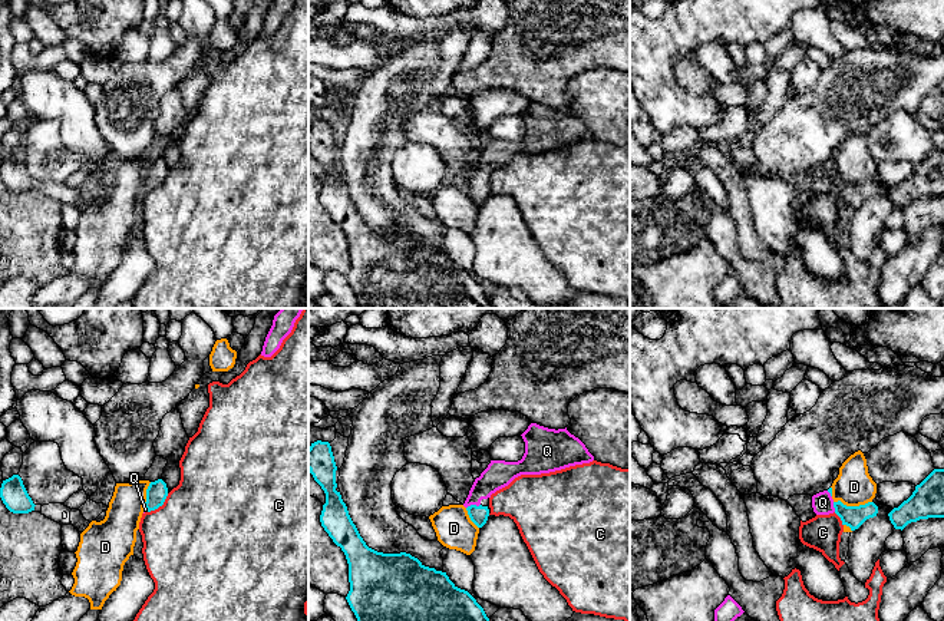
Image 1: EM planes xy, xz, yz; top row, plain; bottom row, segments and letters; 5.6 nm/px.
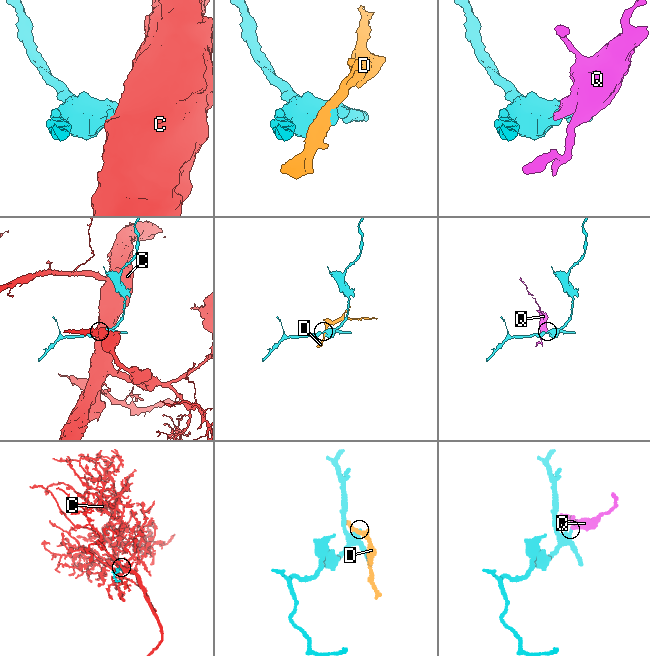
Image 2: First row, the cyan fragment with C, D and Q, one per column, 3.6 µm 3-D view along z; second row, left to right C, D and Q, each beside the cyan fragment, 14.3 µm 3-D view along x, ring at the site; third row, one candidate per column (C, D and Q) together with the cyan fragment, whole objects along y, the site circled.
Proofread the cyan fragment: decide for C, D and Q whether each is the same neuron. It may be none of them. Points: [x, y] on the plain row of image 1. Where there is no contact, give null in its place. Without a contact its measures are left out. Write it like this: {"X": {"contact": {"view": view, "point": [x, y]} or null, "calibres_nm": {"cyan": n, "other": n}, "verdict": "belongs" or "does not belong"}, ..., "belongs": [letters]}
{"C": {"contact": {"view": "xy", "point": [159, 184]}, "calibres_nm": {"cyan": 120, "other": 480}, "verdict": "does not belong"}, "D": {"contact": {"view": "yz", "point": [852, 185]}, "calibres_nm": {"cyan": 120, "other": 220}, "verdict": "does not belong"}, "Q": {"contact": {"view": "xz", "point": [472, 184]}, "calibres_nm": {"cyan": 100, "other": 160}, "verdict": "belongs"}, "belongs": ["Q"]}

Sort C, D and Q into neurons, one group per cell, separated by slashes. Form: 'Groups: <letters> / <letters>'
Groups: C / D / Q

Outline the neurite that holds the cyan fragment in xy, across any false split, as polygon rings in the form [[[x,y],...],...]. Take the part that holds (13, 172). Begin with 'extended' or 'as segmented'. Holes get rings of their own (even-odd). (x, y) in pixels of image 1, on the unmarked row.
as segmented; [[[13,153],[11,156],[3,159],[0,176],[6,186],[13,192],[29,192],[34,189],[36,185],[19,153]]]

